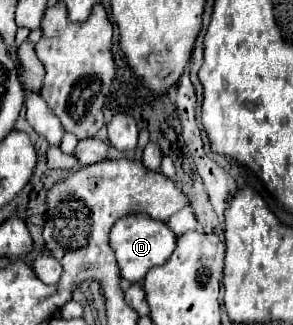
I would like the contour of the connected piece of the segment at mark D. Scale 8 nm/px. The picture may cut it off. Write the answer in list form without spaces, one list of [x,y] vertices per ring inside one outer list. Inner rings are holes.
[[[133,214],[133,216],[121,218],[115,224],[113,232],[111,232],[111,248],[115,250],[121,278],[131,282],[131,284],[141,282],[149,268],[161,266],[161,264],[165,264],[169,260],[169,256],[175,250],[175,242],[177,242],[175,234],[161,220],[153,220],[153,218],[145,216],[145,214]]]

